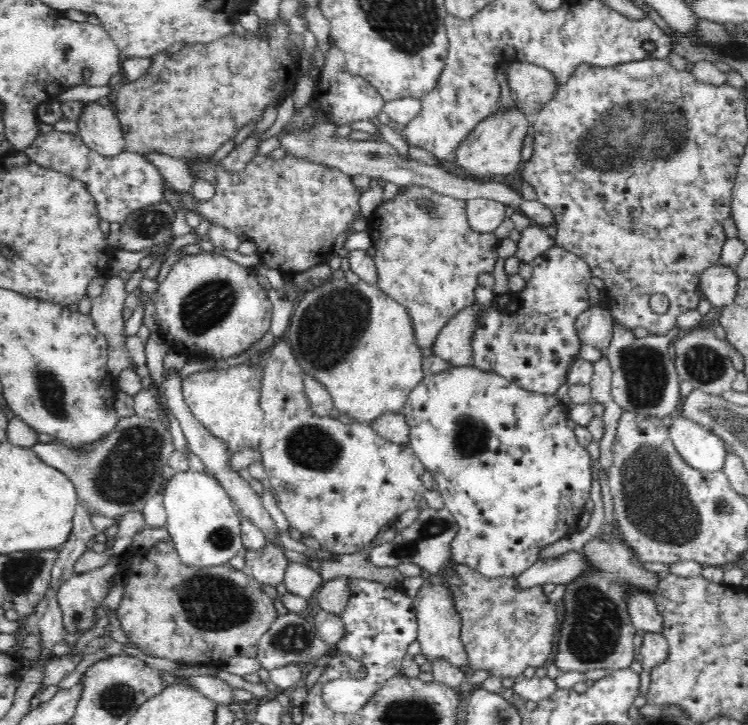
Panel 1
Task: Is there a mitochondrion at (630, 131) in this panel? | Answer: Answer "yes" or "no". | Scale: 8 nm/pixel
yes

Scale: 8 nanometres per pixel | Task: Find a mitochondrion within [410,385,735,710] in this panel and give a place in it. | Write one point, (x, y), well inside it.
(595, 614)

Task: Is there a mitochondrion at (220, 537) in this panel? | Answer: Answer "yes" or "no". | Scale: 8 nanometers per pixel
yes

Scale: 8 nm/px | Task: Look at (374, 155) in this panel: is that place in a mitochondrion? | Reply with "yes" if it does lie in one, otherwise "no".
yes

